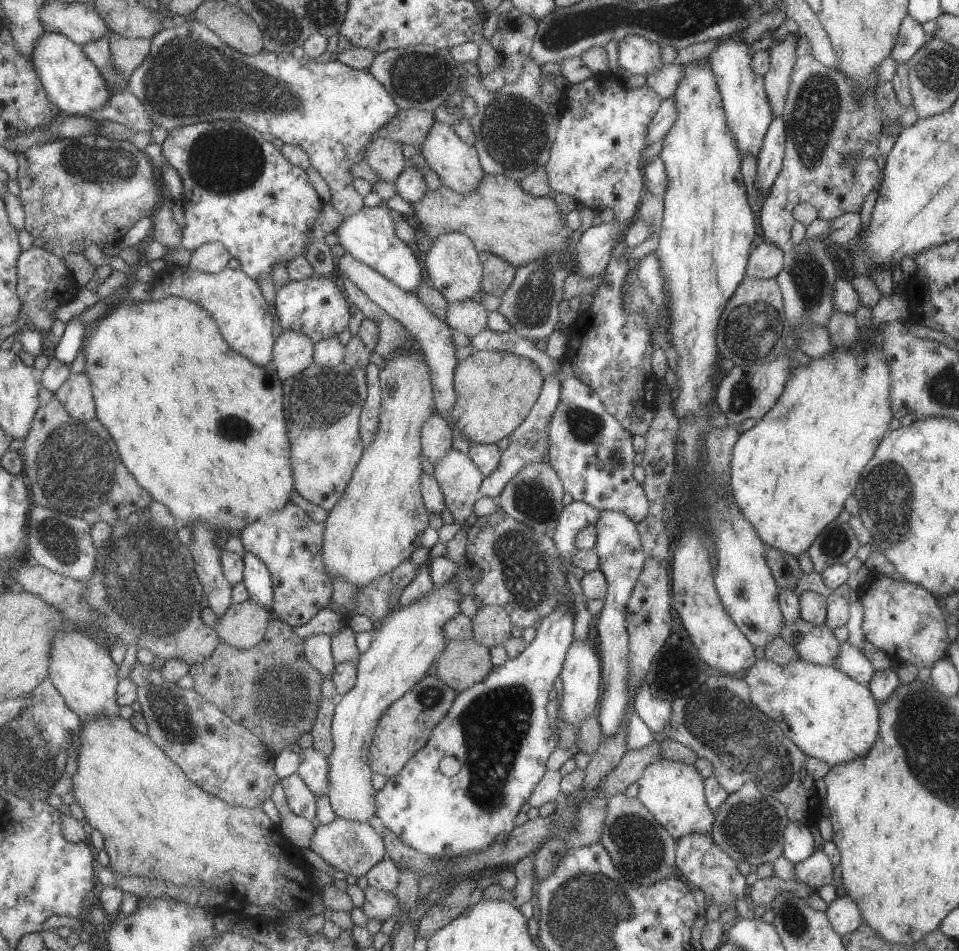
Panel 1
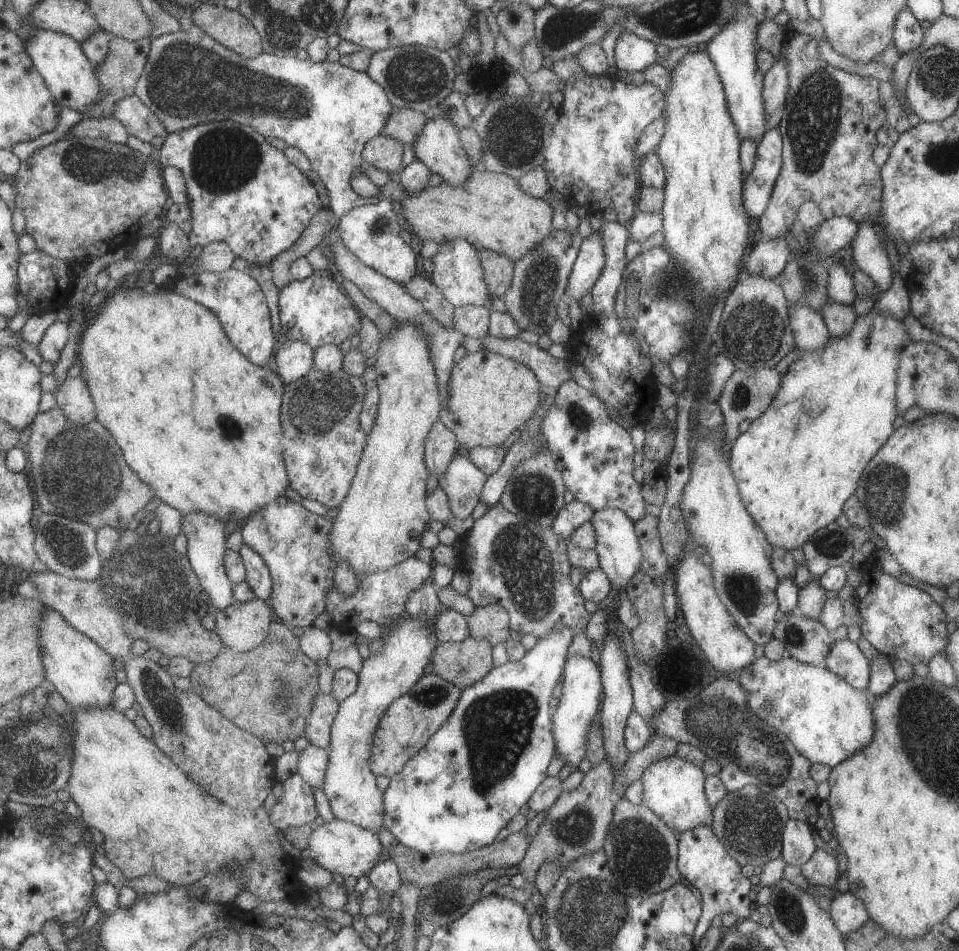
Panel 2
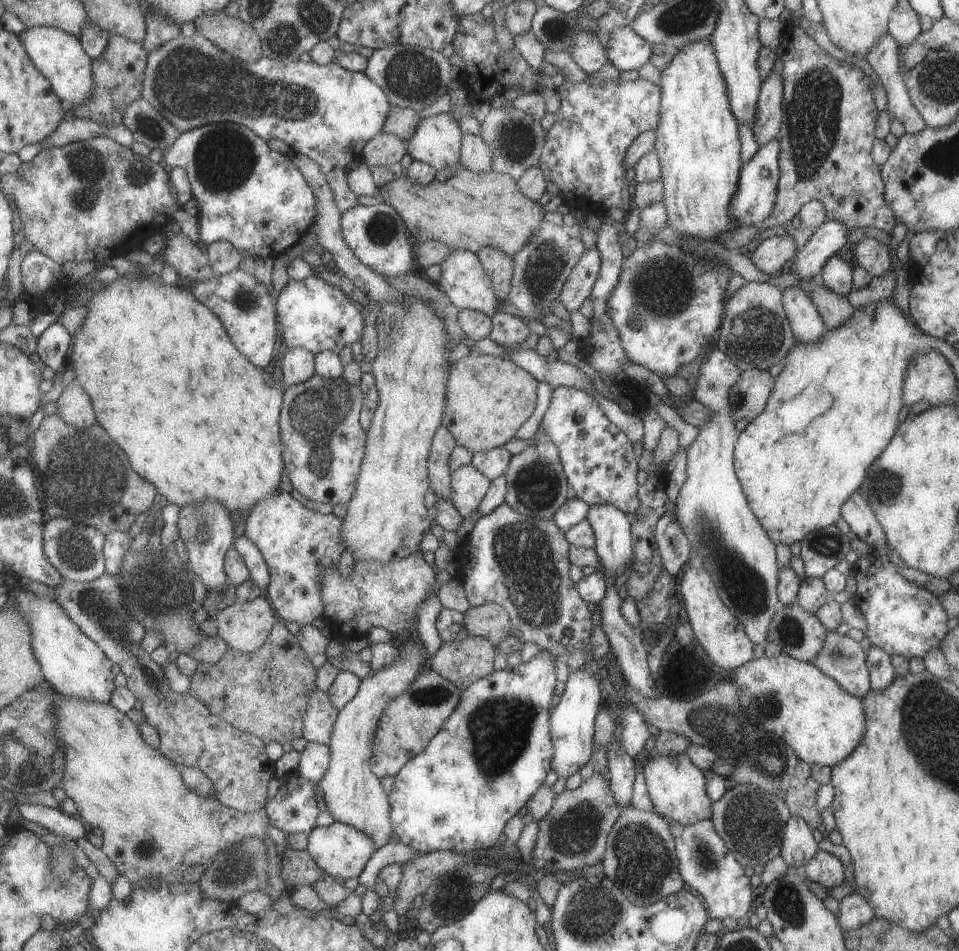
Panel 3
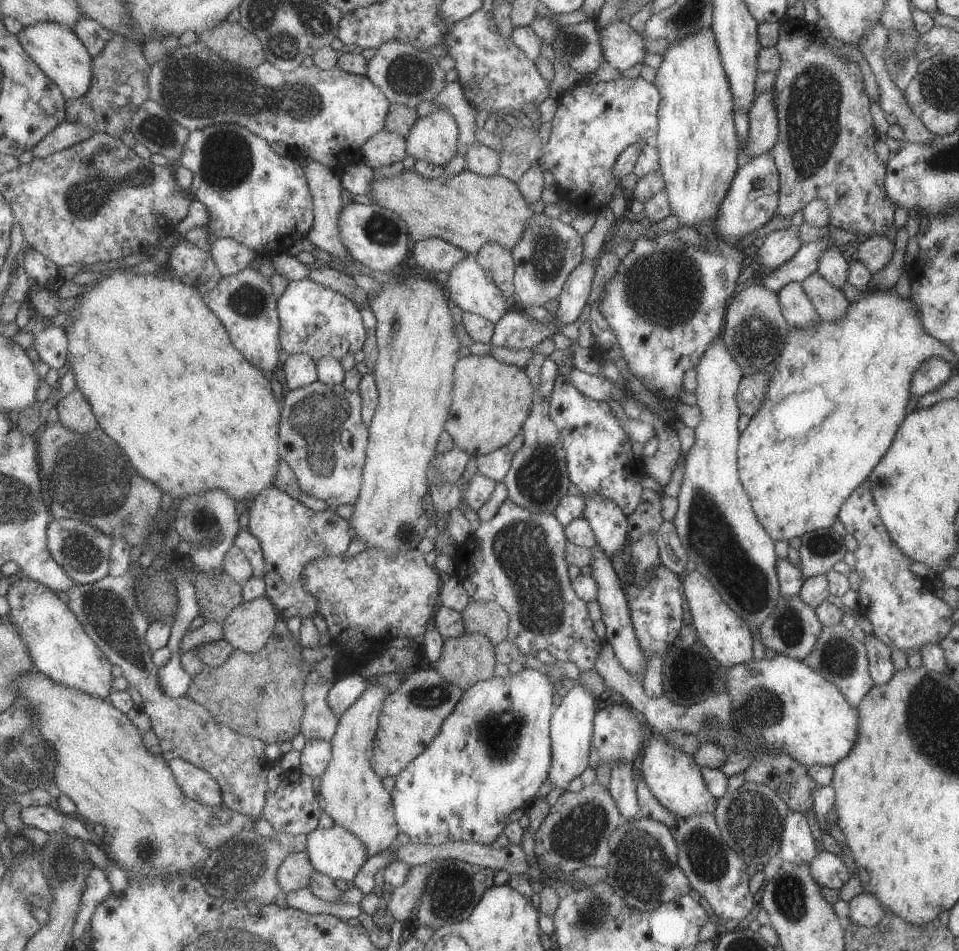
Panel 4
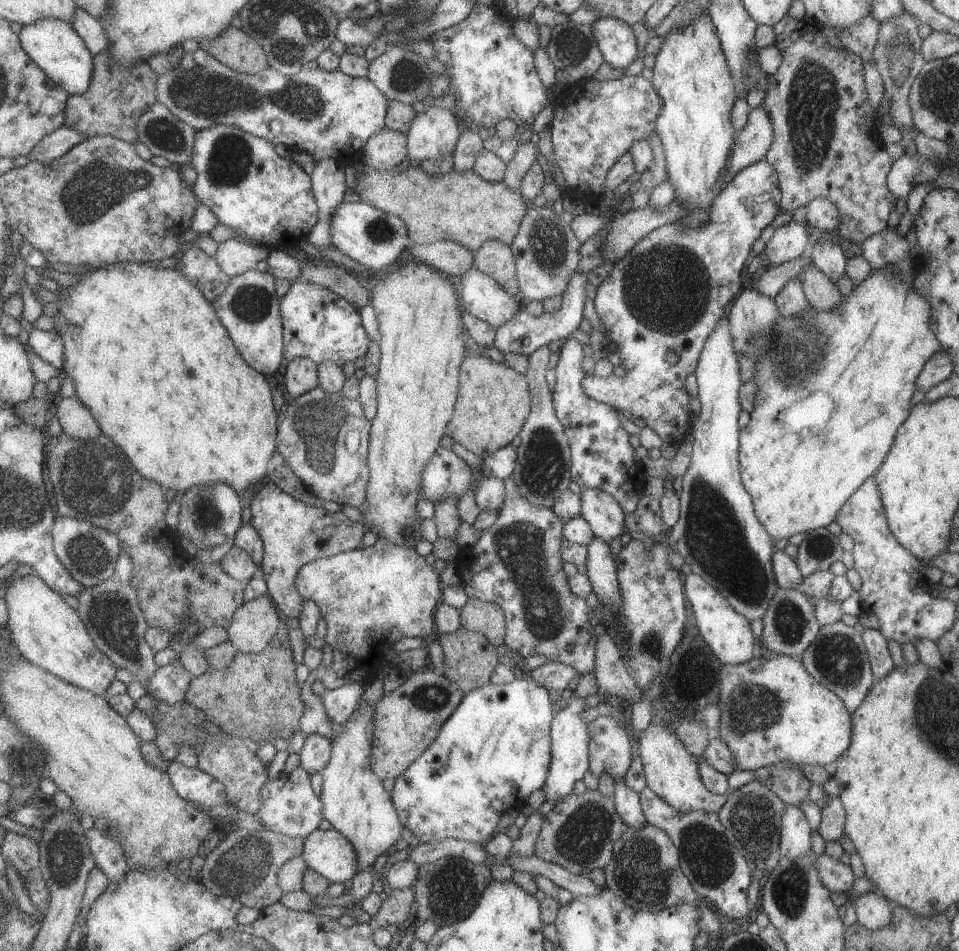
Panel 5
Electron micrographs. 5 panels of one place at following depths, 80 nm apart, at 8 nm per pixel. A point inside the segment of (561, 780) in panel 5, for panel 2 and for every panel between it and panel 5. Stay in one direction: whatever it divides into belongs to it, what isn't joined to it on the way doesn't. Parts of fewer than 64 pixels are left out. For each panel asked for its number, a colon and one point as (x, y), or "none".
2: (581, 687)
3: (571, 721)
4: (570, 729)

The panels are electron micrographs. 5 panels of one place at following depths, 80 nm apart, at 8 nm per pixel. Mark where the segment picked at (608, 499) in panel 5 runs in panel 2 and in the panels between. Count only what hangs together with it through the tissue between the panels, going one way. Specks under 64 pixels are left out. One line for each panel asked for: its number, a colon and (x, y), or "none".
2: (617, 549)
3: (611, 527)
4: (609, 525)

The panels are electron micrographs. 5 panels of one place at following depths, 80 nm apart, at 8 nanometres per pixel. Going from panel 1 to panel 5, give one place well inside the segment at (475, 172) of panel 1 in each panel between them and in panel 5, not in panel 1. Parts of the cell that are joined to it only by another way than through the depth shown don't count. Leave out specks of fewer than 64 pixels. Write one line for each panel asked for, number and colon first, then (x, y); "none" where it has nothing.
2: (437, 146)
3: (435, 141)
4: (433, 138)
5: (432, 134)

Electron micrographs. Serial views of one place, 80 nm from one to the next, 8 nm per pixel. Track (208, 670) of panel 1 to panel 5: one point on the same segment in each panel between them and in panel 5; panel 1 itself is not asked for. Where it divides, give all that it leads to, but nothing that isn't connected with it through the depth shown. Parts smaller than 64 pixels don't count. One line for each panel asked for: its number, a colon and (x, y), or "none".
2: (268, 691)
3: (264, 693)
4: (259, 695)
5: (256, 697)

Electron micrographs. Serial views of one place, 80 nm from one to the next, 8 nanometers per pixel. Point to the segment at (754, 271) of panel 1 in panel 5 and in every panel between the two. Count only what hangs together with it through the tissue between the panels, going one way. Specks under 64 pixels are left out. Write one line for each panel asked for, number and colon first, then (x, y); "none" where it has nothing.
2: (767, 259)
3: (771, 257)
4: (779, 245)
5: (789, 241)

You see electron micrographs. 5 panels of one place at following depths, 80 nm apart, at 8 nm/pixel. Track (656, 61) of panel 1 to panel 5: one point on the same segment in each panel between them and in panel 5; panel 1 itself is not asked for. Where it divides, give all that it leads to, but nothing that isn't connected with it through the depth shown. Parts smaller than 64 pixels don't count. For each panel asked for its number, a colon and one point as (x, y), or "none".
2: (632, 53)
3: (626, 50)
4: (622, 47)
5: (615, 39)

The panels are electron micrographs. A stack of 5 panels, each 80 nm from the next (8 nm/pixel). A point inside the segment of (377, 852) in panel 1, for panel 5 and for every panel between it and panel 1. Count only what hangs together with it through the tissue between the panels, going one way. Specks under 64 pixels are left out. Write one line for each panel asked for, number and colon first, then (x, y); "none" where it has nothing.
2: (343, 848)
3: (339, 850)
4: (334, 852)
5: (328, 853)

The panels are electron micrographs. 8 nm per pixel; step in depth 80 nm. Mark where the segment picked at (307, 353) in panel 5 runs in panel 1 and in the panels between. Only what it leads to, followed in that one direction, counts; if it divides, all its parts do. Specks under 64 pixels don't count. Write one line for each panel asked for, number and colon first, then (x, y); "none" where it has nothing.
1: (314, 306)
2: (314, 311)
3: (314, 315)
4: (314, 320)

